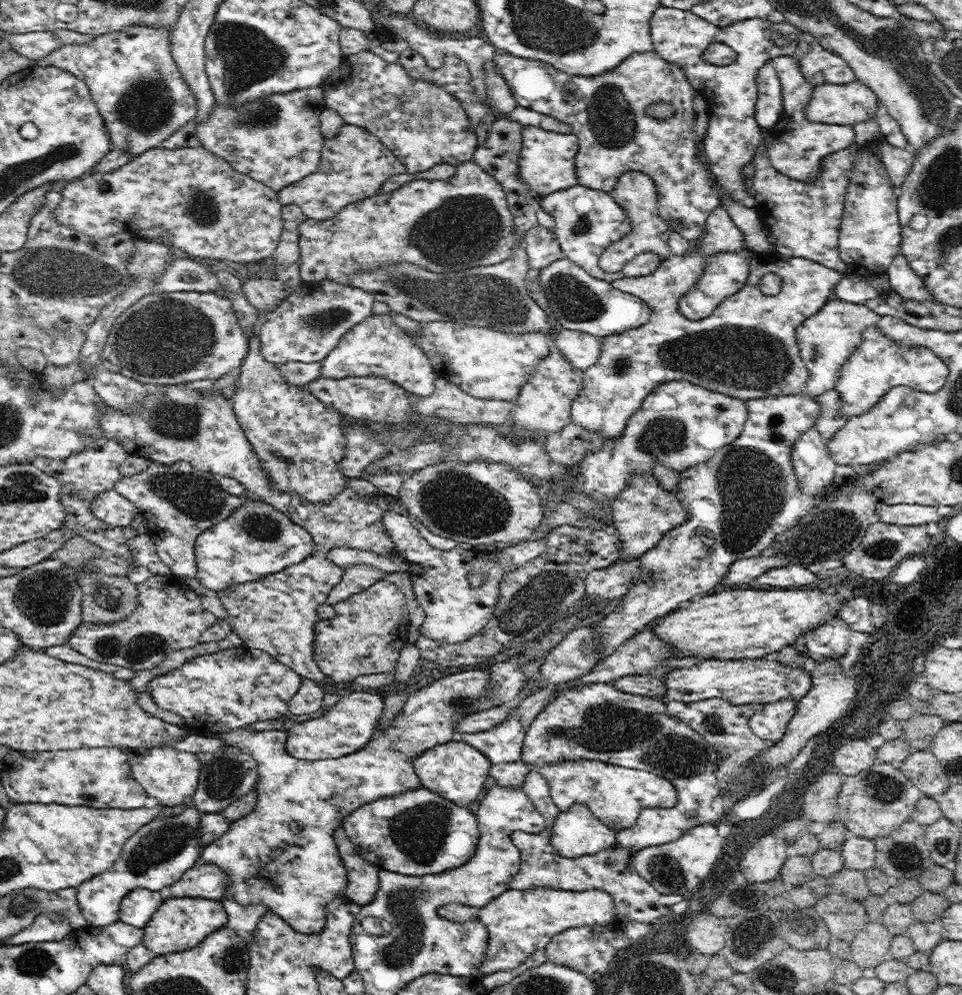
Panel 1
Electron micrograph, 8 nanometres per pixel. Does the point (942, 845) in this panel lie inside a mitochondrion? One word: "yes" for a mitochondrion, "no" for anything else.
yes

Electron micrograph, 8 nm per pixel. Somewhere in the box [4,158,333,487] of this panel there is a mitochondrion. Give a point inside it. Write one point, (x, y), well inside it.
(62, 276)

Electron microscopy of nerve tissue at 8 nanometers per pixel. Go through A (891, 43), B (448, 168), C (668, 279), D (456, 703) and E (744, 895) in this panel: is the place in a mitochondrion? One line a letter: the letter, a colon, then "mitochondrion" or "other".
A: mitochondrion
B: other
C: other
D: mitochondrion
E: other

